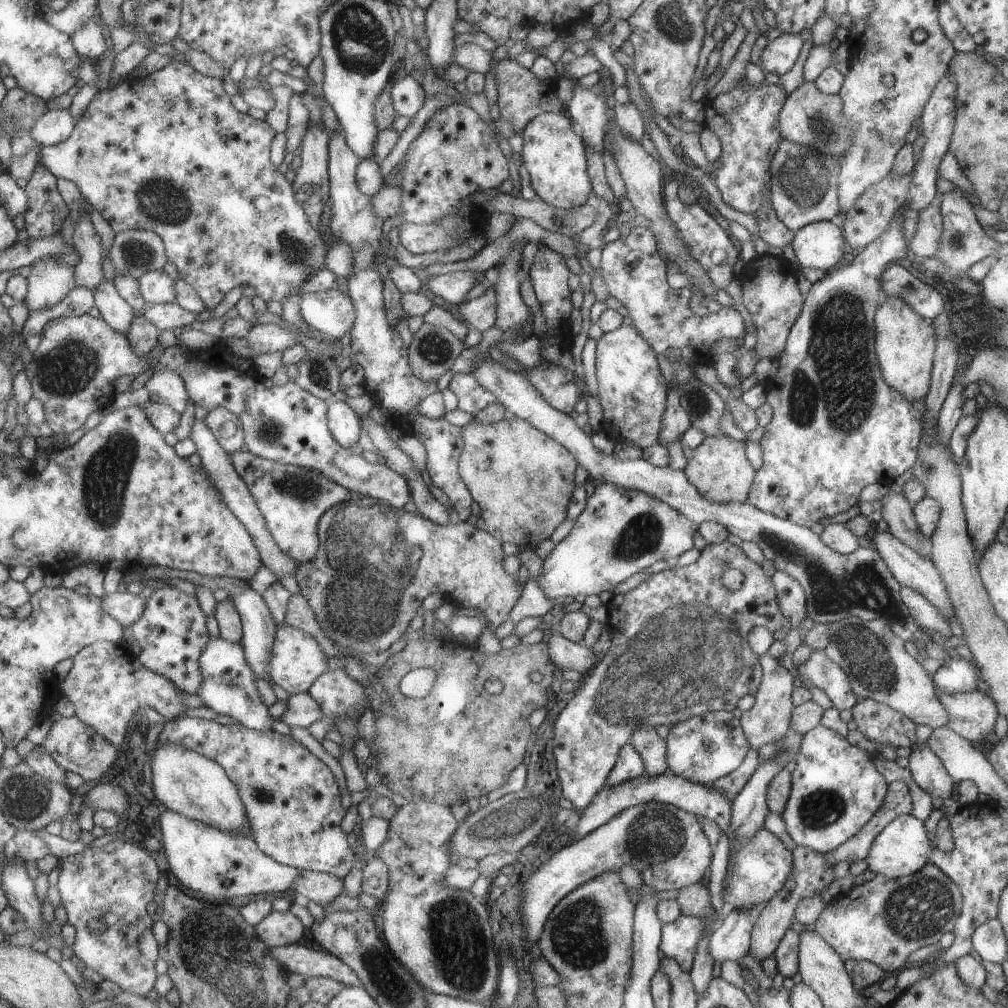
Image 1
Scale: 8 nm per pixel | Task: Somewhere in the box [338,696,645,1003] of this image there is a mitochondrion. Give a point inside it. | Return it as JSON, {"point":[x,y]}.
{"point":[458,969]}

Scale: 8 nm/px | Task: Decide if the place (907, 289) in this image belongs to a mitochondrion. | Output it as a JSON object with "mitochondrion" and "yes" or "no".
{"mitochondrion":"yes"}

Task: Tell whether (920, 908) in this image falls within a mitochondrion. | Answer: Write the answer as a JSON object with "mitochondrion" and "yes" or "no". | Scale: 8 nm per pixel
{"mitochondrion":"yes"}

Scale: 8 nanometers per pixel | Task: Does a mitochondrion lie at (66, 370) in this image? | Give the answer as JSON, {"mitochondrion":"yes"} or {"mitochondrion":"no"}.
{"mitochondrion":"yes"}

